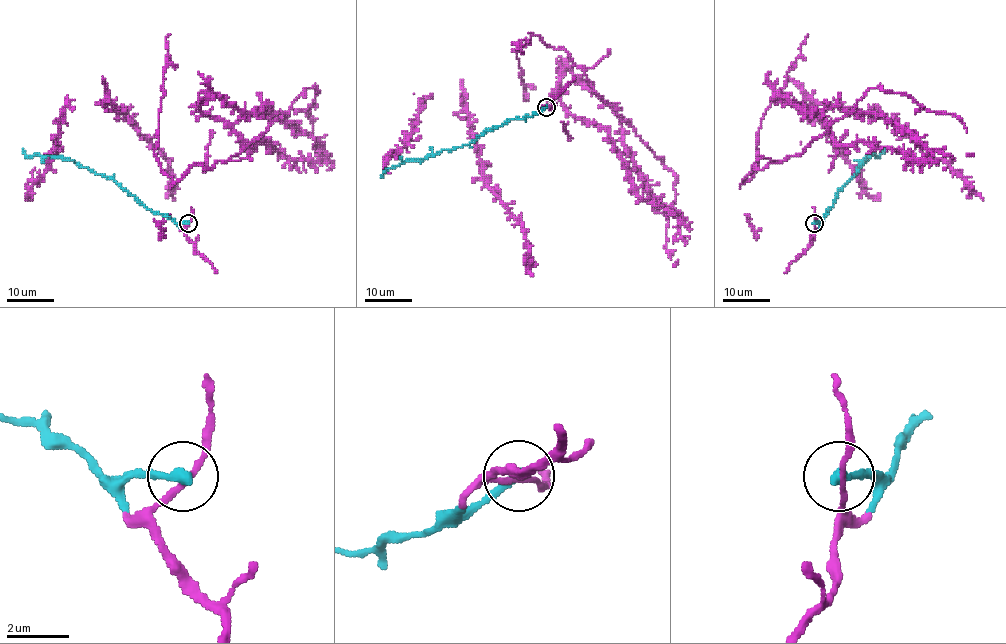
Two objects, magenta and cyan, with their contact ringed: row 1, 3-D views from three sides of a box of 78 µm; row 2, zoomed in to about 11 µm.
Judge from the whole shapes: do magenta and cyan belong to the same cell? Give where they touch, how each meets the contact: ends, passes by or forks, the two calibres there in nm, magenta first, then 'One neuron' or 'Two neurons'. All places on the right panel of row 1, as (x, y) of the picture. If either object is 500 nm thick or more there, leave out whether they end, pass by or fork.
Place: (814, 223). At the ring magenta passes by. At the ring cyan ends. Thickness 160 nm (magenta) against 320 nm. One neuron

